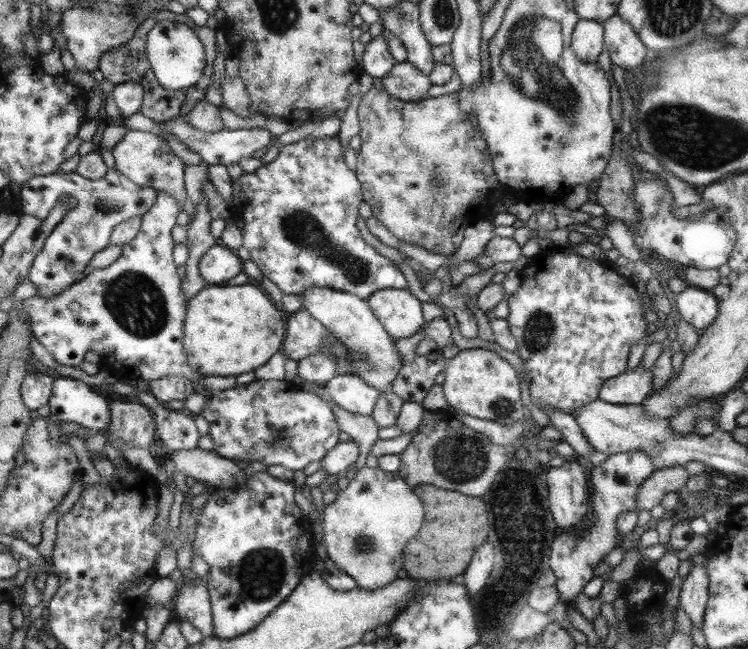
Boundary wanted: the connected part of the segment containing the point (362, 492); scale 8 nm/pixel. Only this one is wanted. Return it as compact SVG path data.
M367 466L356 467L355 477L349 480L347 487L344 489L339 489L335 500L328 506L324 506L325 509L322 511L323 521L322 521L322 532L323 532L323 544L325 545L326 557L330 558L335 566L349 575L354 581L357 588L365 590L377 590L387 586L387 584L392 583L395 578L398 578L397 572L402 570L401 566L401 550L403 546L407 544L409 538L413 538L423 522L423 508L421 508L421 502L419 498L415 496L415 491L412 486L410 486L402 477L397 476L396 473L383 472L377 467L369 468Z

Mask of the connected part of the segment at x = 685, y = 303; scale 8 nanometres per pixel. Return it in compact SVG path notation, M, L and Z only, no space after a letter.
M687 286L672 296L680 317L693 328L705 329L719 314L719 303L710 290Z

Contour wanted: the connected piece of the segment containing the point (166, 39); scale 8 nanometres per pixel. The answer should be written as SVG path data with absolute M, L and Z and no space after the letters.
M157 22L147 34L145 52L155 80L165 90L183 90L199 82L207 62L201 41L185 22Z

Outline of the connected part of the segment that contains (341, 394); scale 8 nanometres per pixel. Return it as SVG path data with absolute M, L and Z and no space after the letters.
M339 375L323 387L326 398L346 412L372 417L373 408L380 399L380 391L353 375Z

